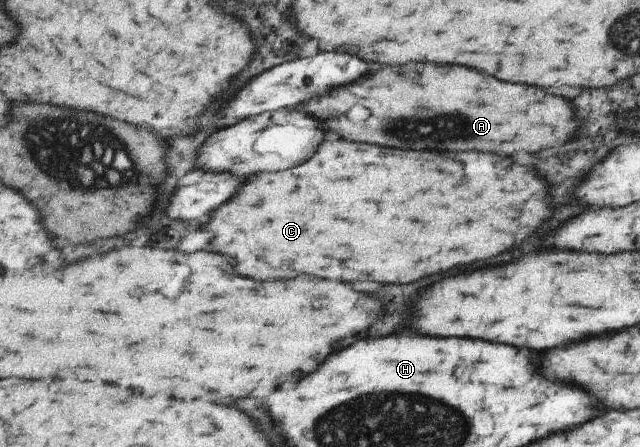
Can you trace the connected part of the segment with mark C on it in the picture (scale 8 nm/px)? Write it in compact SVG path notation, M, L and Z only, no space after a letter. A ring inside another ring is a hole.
M326 139L308 163L282 173L250 177L250 183L246 181L238 189L236 199L232 197L212 213L212 221L204 229L214 233L214 251L236 259L236 271L252 279L294 279L296 275L308 275L310 269L312 277L328 281L414 283L452 267L500 255L514 245L514 229L516 243L524 239L546 217L542 199L546 193L540 181L532 169L514 163L508 167L506 157L490 153L402 151ZM460 159L464 187L460 187Z

